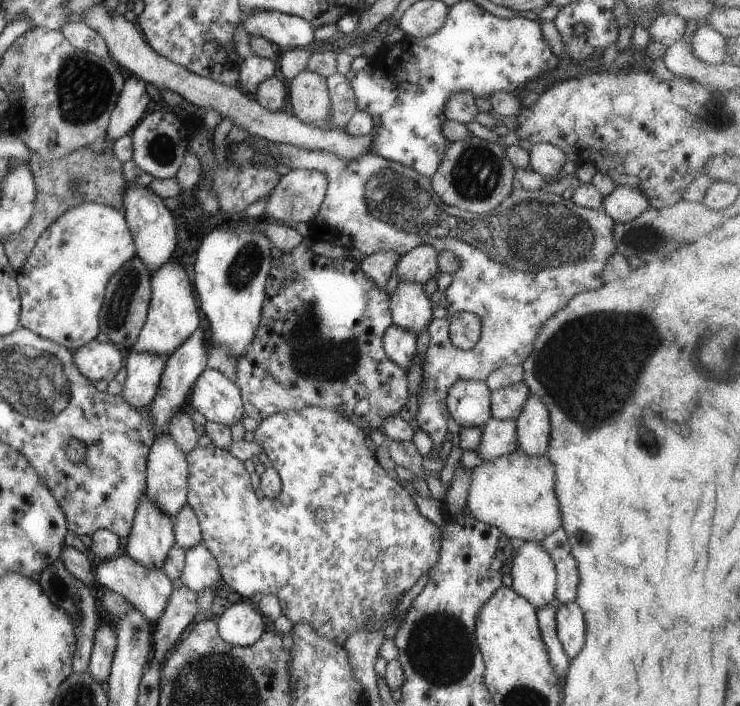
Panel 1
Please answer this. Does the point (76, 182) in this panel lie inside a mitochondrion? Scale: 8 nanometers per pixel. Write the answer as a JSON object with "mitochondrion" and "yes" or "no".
{"mitochondrion":"yes"}

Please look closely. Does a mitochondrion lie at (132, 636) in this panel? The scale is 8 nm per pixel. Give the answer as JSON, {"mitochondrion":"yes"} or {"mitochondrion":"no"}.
{"mitochondrion":"no"}

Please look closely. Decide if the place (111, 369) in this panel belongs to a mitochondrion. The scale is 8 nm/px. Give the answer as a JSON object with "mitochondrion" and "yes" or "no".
{"mitochondrion":"no"}

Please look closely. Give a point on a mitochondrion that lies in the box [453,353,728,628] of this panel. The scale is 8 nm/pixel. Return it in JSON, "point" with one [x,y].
{"point":[648,438]}

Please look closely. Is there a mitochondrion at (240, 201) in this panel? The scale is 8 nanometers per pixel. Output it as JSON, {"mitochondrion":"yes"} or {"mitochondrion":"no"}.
{"mitochondrion":"no"}

